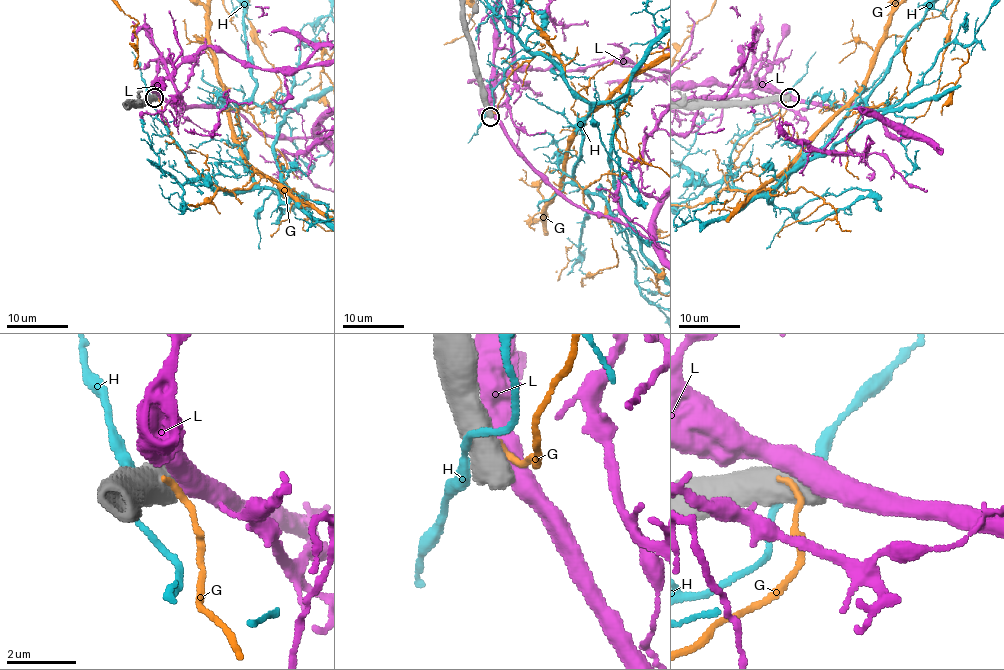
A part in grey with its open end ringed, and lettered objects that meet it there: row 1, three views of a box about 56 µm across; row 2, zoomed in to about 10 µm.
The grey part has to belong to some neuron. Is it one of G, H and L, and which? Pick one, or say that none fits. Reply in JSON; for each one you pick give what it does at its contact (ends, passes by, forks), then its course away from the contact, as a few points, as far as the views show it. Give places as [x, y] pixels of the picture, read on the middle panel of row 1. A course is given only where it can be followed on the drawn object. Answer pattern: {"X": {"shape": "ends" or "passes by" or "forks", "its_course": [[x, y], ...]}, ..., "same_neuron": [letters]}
{"same_neuron": []}

